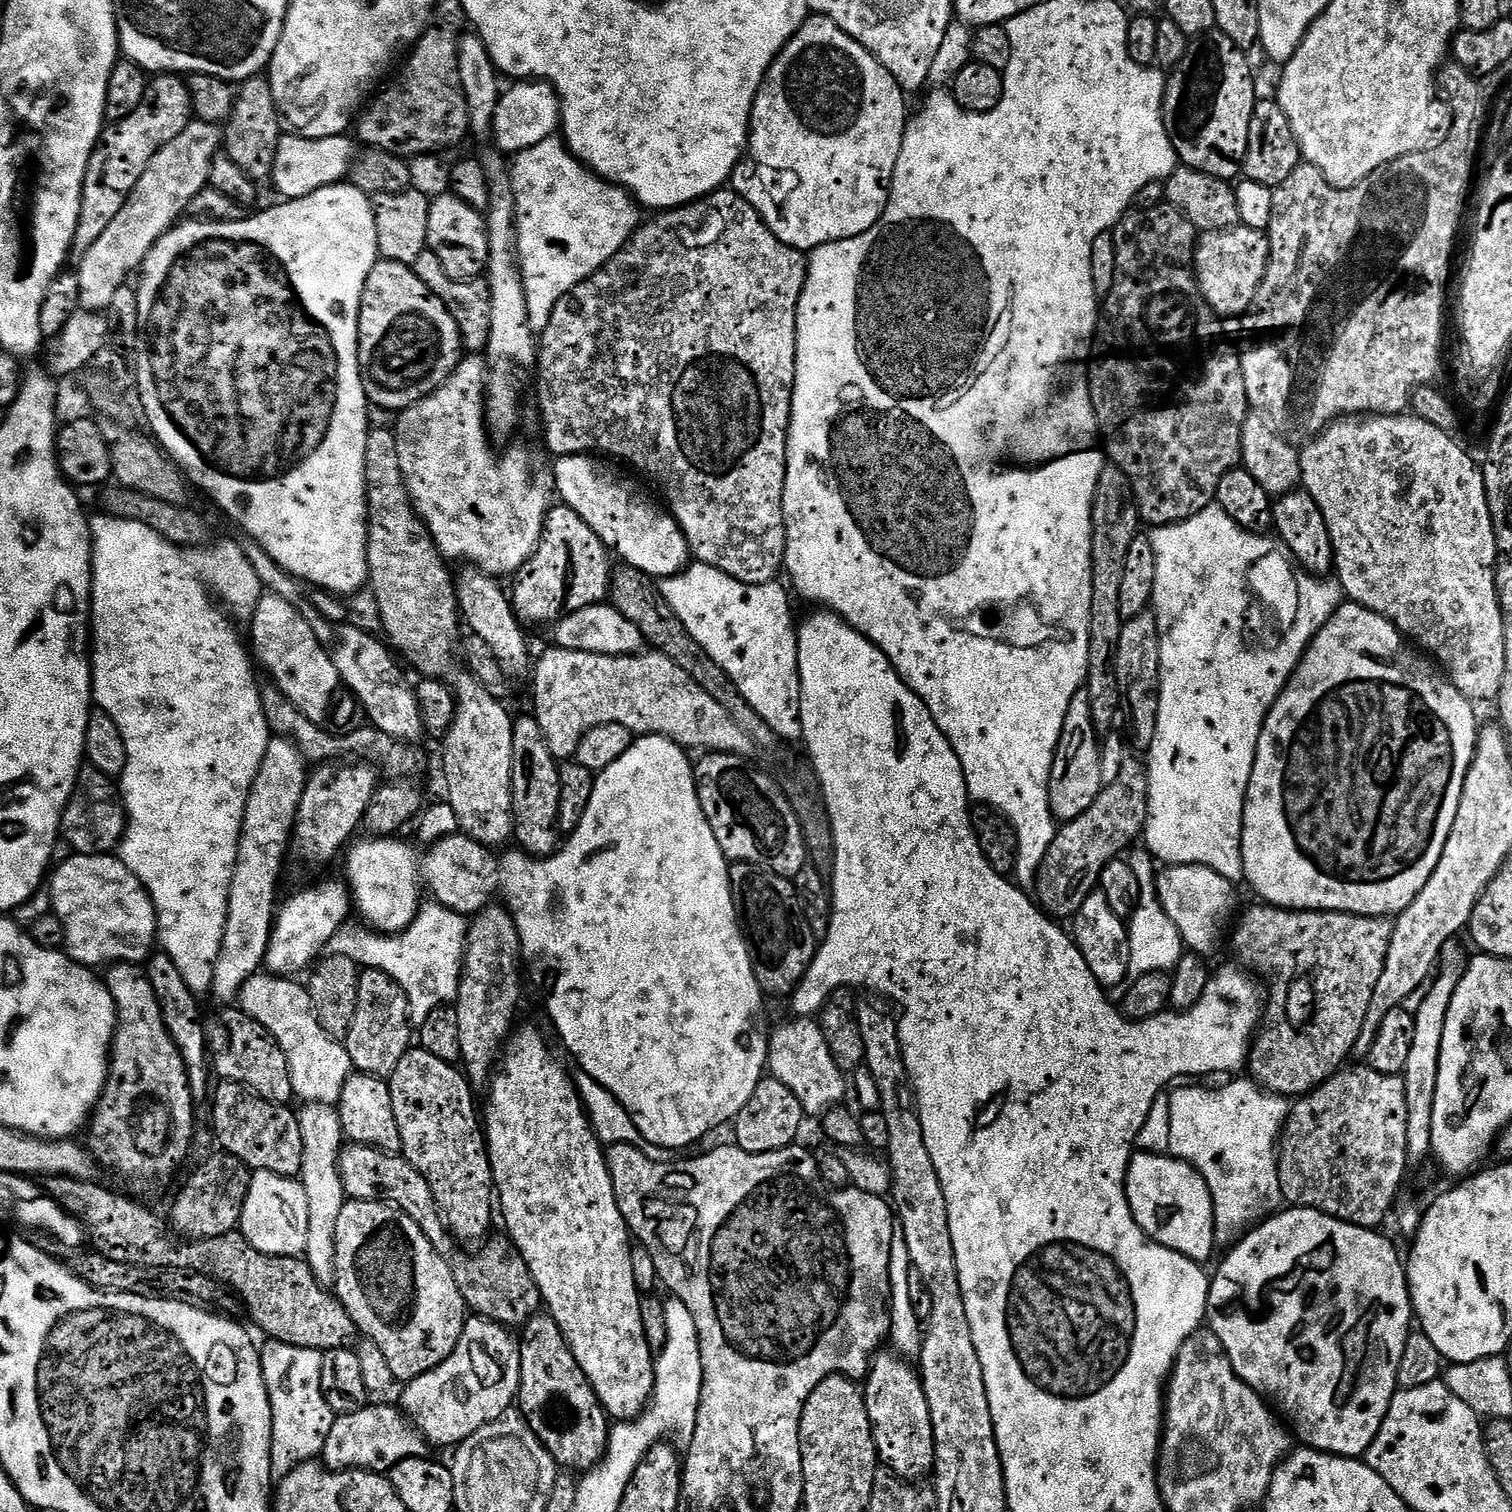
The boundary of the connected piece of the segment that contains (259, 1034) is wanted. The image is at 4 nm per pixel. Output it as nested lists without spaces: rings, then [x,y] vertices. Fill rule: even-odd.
[[[230,1007],[206,1020],[206,1056],[208,1060],[212,1059],[213,1070],[221,1076],[221,1081],[238,1084],[261,1100],[287,1105],[293,1095],[284,1051],[245,1012]]]

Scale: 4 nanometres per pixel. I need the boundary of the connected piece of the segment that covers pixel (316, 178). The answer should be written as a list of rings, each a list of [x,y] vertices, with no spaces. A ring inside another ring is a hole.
[[[284,134],[276,141],[272,153],[270,181],[281,192],[281,197],[297,200],[319,188],[341,183],[349,175],[354,162],[353,141],[347,135],[321,140],[307,140],[301,136]],[[352,143],[352,144],[351,144]]]

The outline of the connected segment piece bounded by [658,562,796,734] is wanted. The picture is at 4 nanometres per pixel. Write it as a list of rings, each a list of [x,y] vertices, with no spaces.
[[[696,562],[685,567],[683,572],[663,577],[658,584],[658,599],[674,617],[683,635],[687,636],[717,669],[720,667],[725,672],[721,673],[752,709],[752,715],[757,716],[773,732],[780,734],[783,733],[783,728],[794,720],[796,642],[793,636],[794,624],[792,628],[792,608],[788,605],[787,594],[778,585],[776,582],[743,584],[730,579],[716,568]]]

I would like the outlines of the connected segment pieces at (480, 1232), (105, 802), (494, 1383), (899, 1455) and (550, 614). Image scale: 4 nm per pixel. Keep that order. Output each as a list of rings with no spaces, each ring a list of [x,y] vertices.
[[[416,1046],[392,1071],[388,1089],[404,1159],[427,1182],[447,1231],[460,1240],[476,1240],[489,1235],[492,1216],[494,1220],[494,1185],[478,1131],[478,1112],[472,1109],[470,1101],[464,1100],[468,1088],[456,1070]]]
[[[93,771],[91,775],[89,780],[81,779],[78,786],[73,787],[72,797],[69,798],[60,818],[59,835],[72,847],[73,853],[81,856],[111,853],[126,831],[126,820],[122,815],[117,793],[113,785],[112,788],[108,785],[111,784],[109,777],[97,771]]]
[[[472,1318],[464,1325],[464,1332],[458,1338],[454,1350],[437,1368],[407,1381],[404,1393],[398,1401],[405,1416],[421,1437],[440,1448],[455,1449],[466,1438],[478,1430],[495,1425],[495,1420],[504,1416],[508,1407],[513,1407],[520,1390],[520,1344],[512,1341],[507,1327],[493,1323],[492,1320]]]
[[[876,1362],[869,1367],[866,1383],[868,1385],[864,1384],[862,1388],[864,1404],[879,1463],[891,1475],[909,1482],[916,1482],[927,1472],[929,1475],[934,1464],[934,1438],[930,1410],[919,1375],[898,1364]]]
[[[563,506],[549,507],[544,518],[544,533],[536,552],[523,561],[510,588],[510,605],[517,621],[548,624],[566,612],[601,603],[610,592],[610,567],[604,543],[586,526],[578,514]]]

